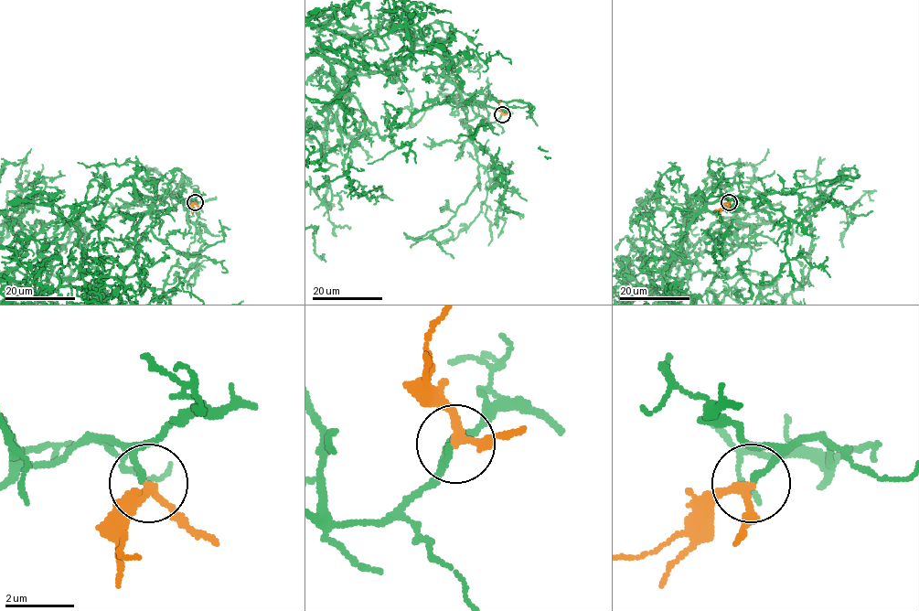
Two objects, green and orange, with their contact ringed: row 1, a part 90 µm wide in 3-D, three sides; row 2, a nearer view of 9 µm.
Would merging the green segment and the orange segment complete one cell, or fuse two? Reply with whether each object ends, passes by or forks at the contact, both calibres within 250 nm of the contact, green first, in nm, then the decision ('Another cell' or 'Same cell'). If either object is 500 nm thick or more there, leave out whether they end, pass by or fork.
At the ring green ends. At the ring orange passes by. Thickness 160 nm (green) against 190 nm. Same cell

